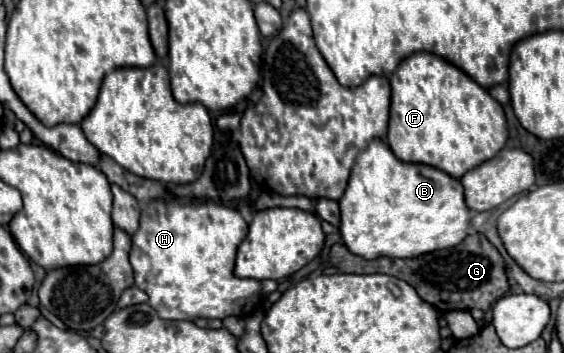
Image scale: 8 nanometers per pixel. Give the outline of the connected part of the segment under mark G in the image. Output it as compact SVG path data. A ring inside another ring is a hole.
M471 232L459 246L431 252L419 258L379 258L379 260L363 260L361 256L349 254L345 246L331 248L331 260L335 260L337 266L341 266L343 272L351 274L391 274L395 278L401 278L409 282L417 294L435 306L439 312L449 312L449 310L473 310L479 308L487 312L499 298L503 298L509 292L509 282L507 282L507 266L499 250L479 232Z

